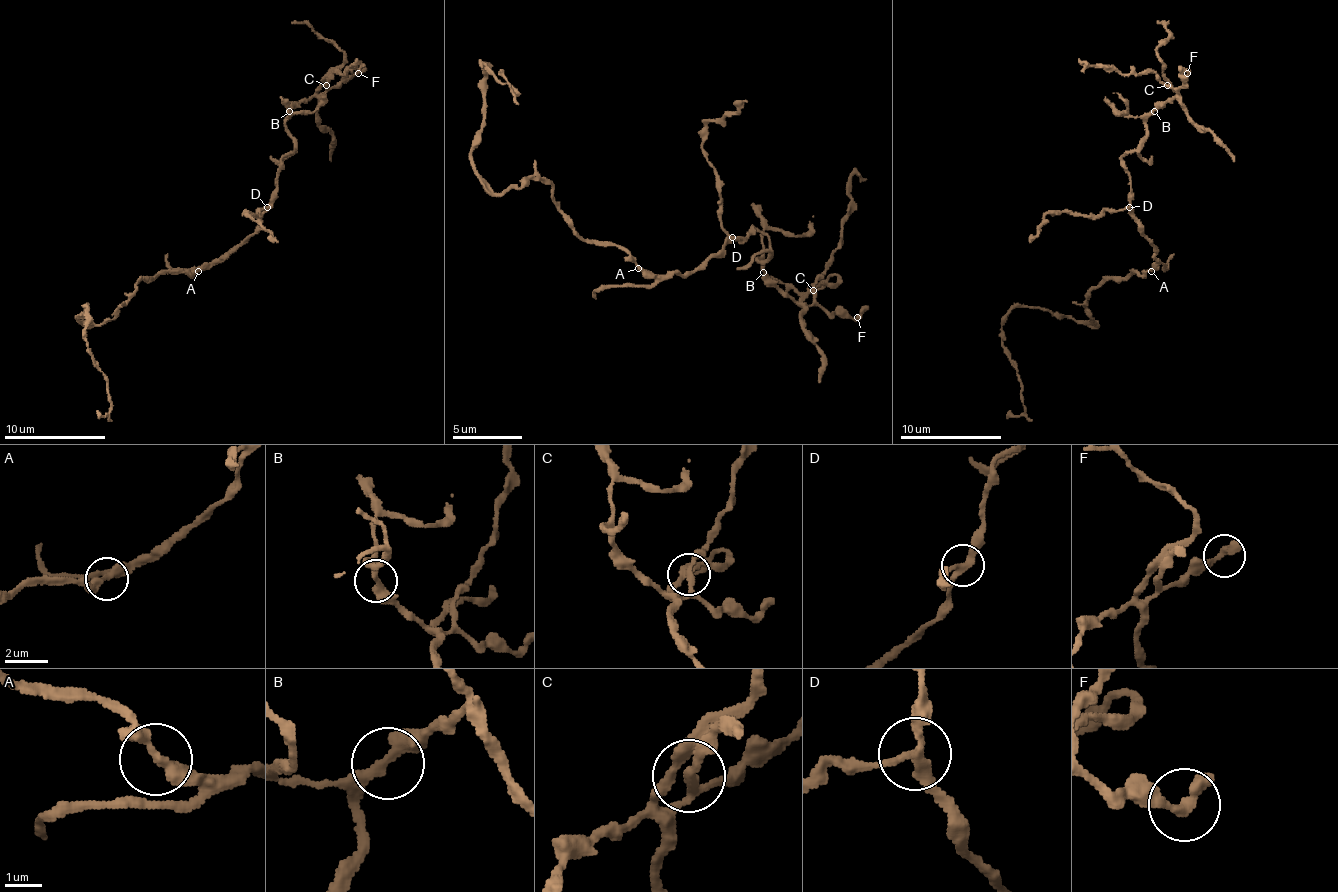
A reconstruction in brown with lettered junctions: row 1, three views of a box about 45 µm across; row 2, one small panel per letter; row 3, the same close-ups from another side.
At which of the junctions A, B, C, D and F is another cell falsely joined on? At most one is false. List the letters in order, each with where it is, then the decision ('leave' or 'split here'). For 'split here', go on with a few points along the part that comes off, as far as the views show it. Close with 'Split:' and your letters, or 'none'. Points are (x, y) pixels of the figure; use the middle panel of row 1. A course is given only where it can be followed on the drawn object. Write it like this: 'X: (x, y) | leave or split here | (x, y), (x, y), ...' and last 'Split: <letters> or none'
A: (638, 268) | leave
B: (763, 272) | leave
C: (813, 290) | leave
D: (732, 237) | leave
F: (857, 317) | leave
Split: none

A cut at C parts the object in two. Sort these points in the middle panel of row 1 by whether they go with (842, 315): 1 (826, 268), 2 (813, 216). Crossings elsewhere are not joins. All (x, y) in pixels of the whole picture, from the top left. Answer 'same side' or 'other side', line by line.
1: other side
2: same side

